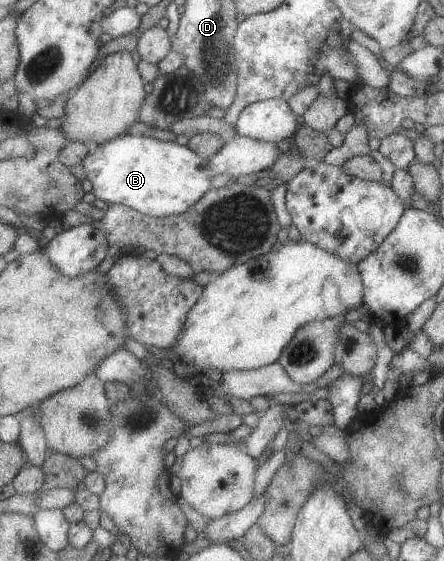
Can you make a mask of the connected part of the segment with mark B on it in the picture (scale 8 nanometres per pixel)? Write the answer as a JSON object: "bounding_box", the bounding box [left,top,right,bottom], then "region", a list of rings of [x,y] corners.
{"bounding_box":[79,134,214,218],"region":[[[122,134],[99,144],[97,149],[93,153],[87,153],[79,164],[85,171],[85,178],[91,184],[91,193],[96,199],[107,205],[123,205],[153,218],[180,215],[190,209],[193,203],[211,189],[210,180],[214,175],[208,169],[208,161],[200,159],[186,146],[151,139],[144,135]]]}

